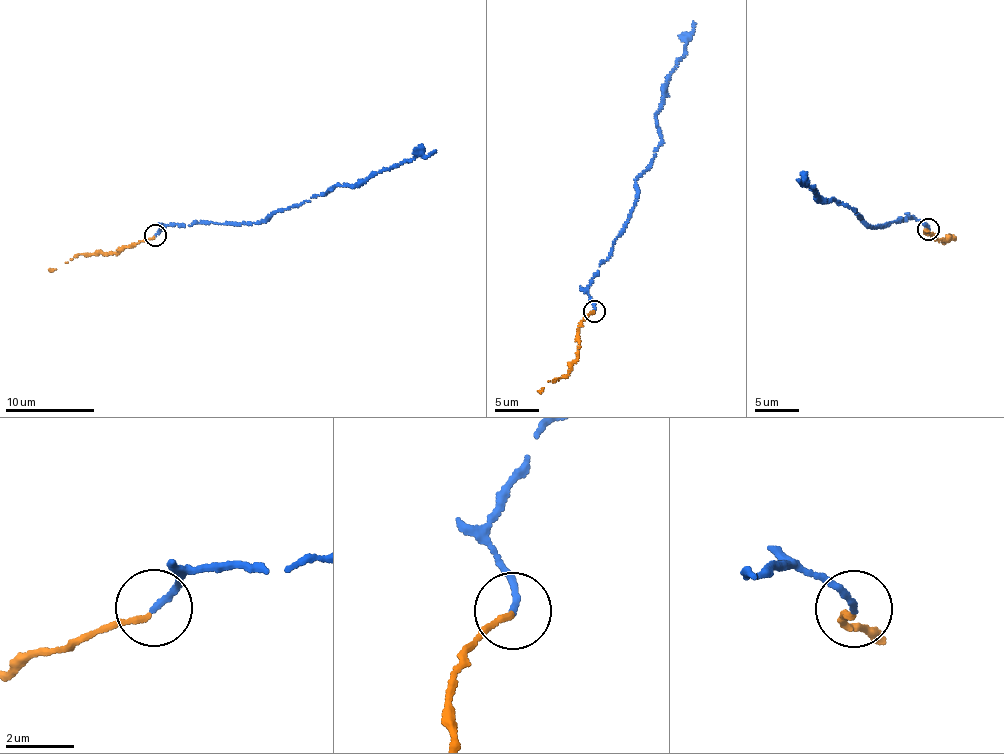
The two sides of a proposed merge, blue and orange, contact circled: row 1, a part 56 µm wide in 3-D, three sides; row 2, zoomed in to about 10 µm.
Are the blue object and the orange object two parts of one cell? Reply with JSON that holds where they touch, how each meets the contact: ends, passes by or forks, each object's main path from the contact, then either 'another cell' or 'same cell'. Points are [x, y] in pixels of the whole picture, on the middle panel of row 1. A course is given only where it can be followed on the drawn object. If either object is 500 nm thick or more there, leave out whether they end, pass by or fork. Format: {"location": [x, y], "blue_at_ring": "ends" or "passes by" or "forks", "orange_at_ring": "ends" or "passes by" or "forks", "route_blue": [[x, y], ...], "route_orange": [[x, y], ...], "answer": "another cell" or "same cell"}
{"location": [594, 311], "blue_at_ring": "ends", "orange_at_ring": "ends", "route_blue": [[595, 310], [589, 285], [628, 220], [638, 177], [651, 165], [661, 140], [656, 119], [684, 52], [693, 21]], "route_orange": [[593, 311], [579, 328], [576, 360], [566, 375], [538, 391]], "answer": "same cell"}

